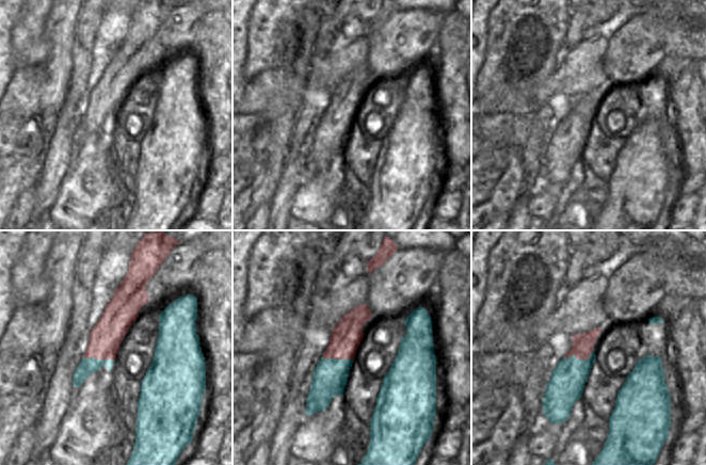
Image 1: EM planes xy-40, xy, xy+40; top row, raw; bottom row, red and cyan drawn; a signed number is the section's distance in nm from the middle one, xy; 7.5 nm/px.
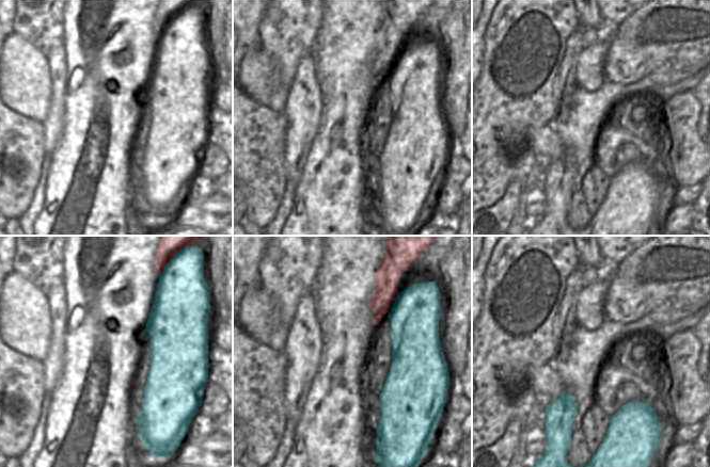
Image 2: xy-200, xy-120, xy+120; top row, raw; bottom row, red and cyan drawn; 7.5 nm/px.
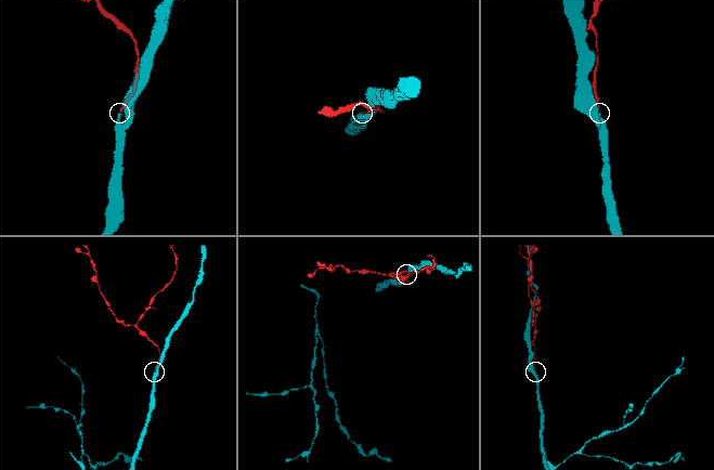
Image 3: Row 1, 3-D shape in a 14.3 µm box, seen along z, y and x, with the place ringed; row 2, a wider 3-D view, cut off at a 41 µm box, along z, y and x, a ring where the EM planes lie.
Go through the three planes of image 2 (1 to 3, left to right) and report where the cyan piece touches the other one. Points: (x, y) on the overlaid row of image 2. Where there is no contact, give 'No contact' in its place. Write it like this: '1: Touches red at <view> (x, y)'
1: Touches red at xy-200 (173, 256)
2: Touches red at xy-120 (396, 296)
3: No contact.

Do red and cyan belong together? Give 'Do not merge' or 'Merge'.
Merge.

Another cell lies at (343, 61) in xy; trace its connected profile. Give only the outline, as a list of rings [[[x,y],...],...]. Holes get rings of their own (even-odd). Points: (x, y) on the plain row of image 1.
[[[360,37],[333,53],[330,60],[330,87],[332,92],[348,74],[356,67],[366,65],[369,47],[368,37]]]

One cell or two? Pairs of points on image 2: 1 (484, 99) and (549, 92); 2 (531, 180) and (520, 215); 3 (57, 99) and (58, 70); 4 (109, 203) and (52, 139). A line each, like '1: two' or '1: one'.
1: one
2: one
3: one
4: two

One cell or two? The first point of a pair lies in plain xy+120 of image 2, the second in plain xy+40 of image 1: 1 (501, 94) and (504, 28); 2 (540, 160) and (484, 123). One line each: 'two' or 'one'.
1: one
2: one

